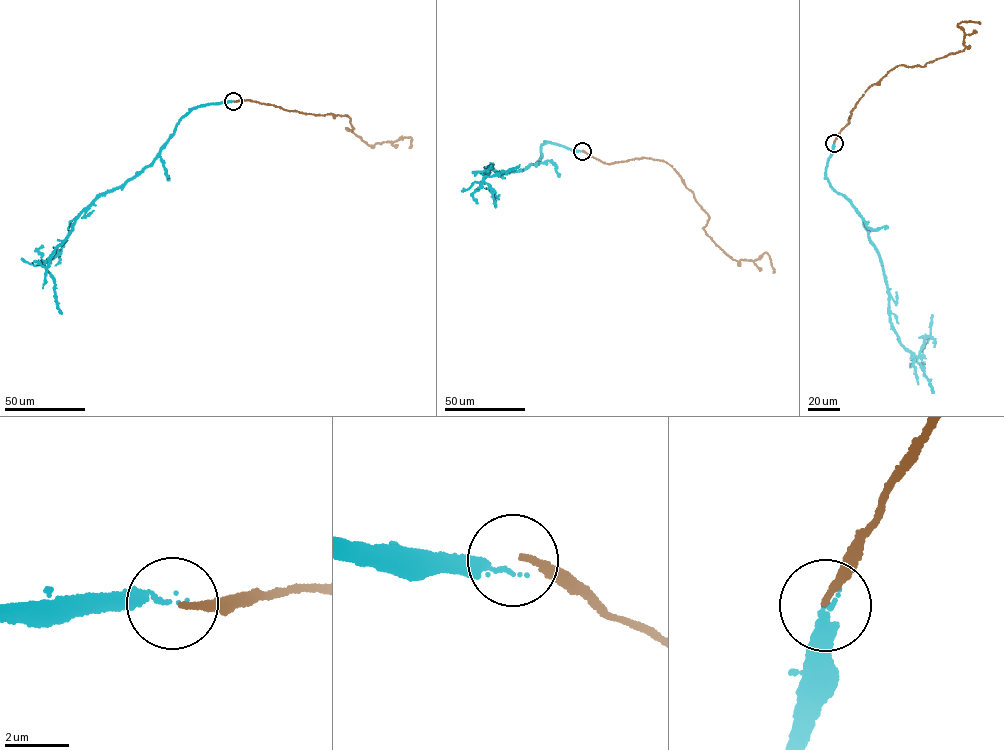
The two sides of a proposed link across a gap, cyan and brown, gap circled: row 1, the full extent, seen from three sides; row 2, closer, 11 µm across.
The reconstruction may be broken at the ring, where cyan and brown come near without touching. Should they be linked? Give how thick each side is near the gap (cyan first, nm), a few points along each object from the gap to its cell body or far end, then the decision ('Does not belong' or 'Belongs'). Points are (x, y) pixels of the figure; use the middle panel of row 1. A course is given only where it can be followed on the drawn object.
Thickness 130 nm (cyan) against 180 nm. Course of cyan: (581, 151), (548, 142), (541, 145), (539, 163), (501, 173), (493, 164), (483, 177), (520, 164). Course of brown: (582, 150), (607, 164), (646, 157), (672, 166), (717, 246), (739, 261), (767, 253), (773, 272). Does not belong

